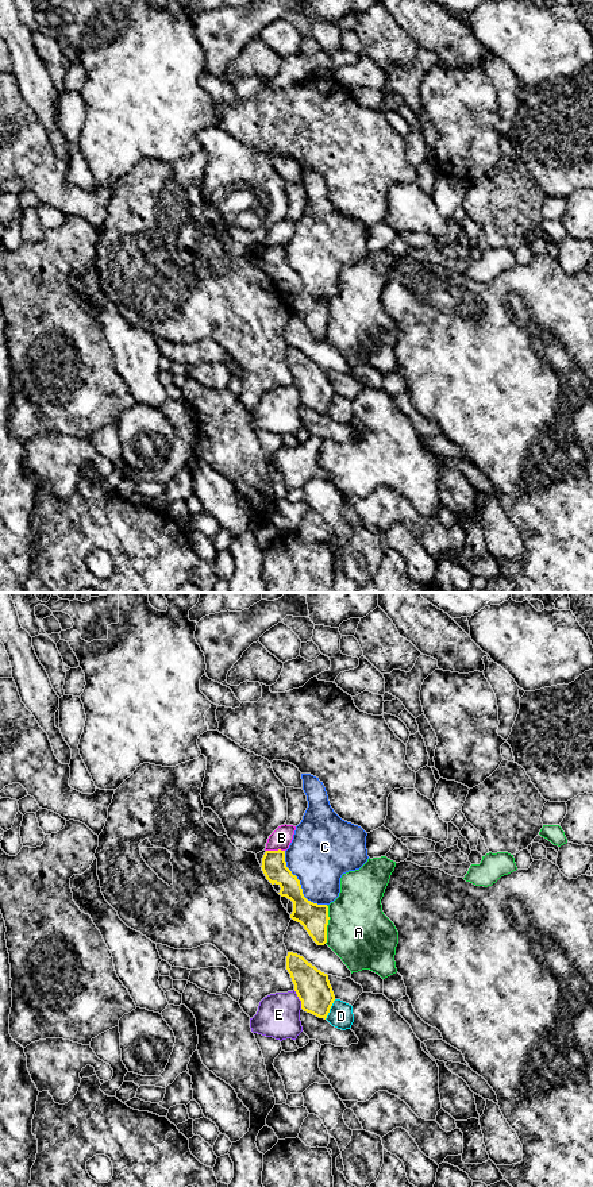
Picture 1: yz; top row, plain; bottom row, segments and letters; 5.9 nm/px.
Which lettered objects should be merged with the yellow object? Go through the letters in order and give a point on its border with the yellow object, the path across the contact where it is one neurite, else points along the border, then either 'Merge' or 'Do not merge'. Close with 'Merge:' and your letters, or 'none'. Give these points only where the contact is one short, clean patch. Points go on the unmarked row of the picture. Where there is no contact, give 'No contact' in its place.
A: Touches yellow at yz (327, 319). Do not merge
B: Touches yellow at yz (274, 246). Boundary: yz (284, 245), (266, 246). Do not merge
C: Touches yellow at yz (300, 280). Do not merge
D: Touches yellow at yz (330, 403). Do not merge
E: Touches yellow at yz (299, 393). Boundary: yz (293, 385), (301, 403). Do not merge
Merge: none

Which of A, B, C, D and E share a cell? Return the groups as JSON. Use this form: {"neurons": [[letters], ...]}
{"neurons": [["A"], ["B"], ["C"], ["D"], ["E"]]}

